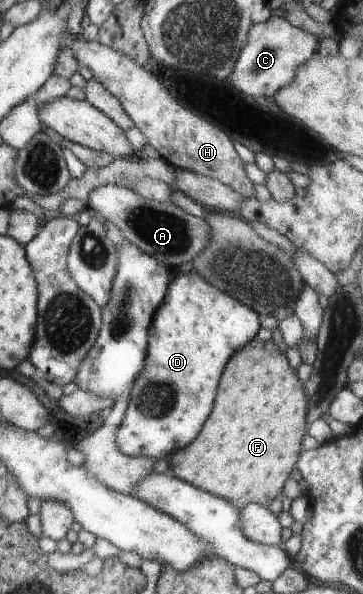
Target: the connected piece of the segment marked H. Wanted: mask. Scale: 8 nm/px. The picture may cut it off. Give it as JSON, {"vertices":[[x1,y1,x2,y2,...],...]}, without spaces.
{"vertices":[[71,33,63,39,63,49,71,49,75,61,79,61,80,66,89,67,93,78,117,97,134,125,147,137,149,145,167,163,221,181,247,198,253,197,253,182,245,173,244,162,235,151,233,140,219,127,185,109,159,82,152,66,144,68,128,55,101,45,98,40,85,41,81,35,72,38]]}

